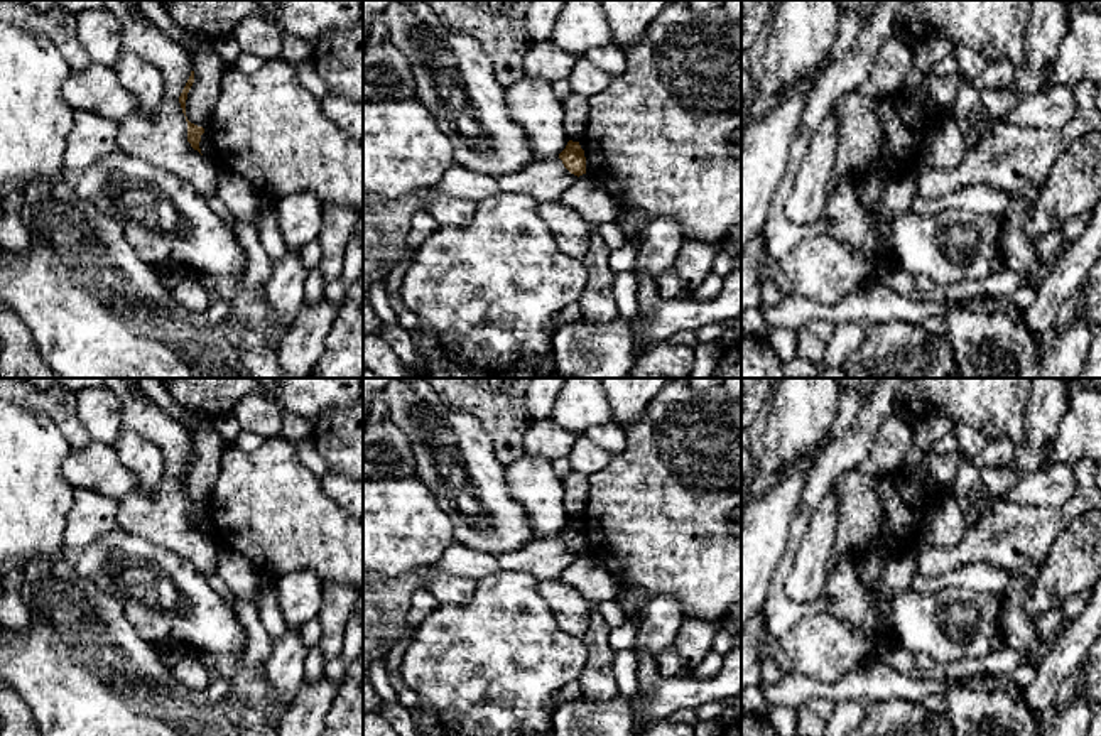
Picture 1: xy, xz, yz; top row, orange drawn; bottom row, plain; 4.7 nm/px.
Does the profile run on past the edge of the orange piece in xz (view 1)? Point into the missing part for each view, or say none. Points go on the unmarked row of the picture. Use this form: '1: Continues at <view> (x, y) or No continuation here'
1: No continuation here

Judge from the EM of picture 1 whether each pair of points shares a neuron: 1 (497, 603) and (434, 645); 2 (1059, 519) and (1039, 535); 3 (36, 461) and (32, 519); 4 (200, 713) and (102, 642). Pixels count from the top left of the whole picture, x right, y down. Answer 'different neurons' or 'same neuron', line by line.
1: same neuron
2: same neuron
3: same neuron
4: same neuron

